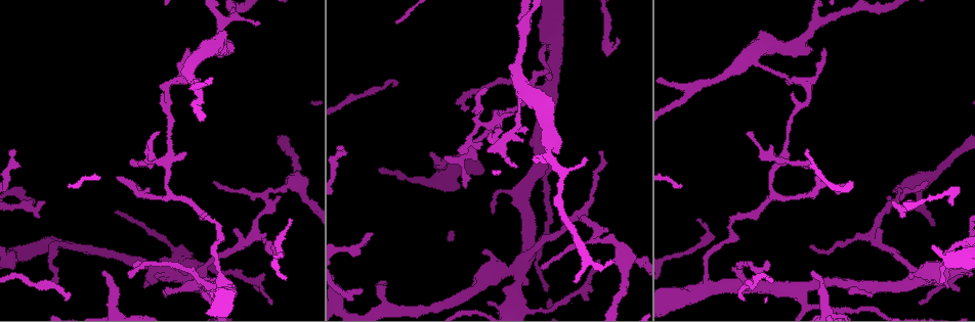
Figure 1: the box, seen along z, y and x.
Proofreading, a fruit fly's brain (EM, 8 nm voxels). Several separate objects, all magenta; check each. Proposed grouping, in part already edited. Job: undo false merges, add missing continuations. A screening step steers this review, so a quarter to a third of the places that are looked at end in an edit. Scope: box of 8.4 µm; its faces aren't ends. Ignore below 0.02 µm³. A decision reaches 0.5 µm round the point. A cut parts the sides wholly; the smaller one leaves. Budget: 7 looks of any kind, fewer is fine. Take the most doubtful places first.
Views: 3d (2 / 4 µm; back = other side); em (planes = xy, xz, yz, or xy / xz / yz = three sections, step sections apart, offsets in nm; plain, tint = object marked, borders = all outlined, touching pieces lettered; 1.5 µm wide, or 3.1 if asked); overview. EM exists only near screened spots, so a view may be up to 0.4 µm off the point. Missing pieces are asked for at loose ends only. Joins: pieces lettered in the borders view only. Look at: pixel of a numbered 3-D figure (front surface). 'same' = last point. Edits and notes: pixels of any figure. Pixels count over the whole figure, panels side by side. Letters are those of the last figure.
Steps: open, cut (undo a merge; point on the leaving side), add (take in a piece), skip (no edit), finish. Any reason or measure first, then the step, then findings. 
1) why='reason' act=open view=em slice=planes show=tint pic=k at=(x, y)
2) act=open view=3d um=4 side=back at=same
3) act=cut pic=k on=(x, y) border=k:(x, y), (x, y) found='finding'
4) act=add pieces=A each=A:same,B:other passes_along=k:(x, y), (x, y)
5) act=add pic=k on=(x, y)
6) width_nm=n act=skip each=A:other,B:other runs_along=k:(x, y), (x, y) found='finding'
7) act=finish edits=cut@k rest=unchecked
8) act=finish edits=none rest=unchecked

why='branch stops here' act=open view=em slice=planes show=borders pic=1 at=(429, 153)

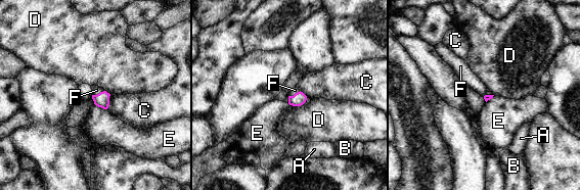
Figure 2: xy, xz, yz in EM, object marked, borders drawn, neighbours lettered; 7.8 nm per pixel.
act=add pieces=F each=A:other,B:other,C:other,D:other,E:other,F:same found='it goes on there'

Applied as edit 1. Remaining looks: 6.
why='free end' act=open view=3d um=4 pic=1 at=(258, 22)

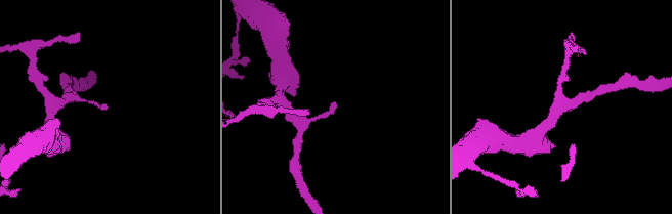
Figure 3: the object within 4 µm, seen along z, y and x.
act=open view=em slice=xz step=4 show=borders pic=3 at=(334, 103)

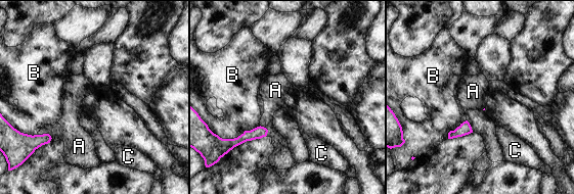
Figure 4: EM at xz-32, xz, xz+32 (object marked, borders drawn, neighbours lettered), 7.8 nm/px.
act=skip each=A:other,B:other,C:other border=4:(37, 134), (48, 134), (52, 138) found='none of them fits'

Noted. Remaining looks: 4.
why='thin end' act=open view=3d um=4 pic=1 at=(466, 187)

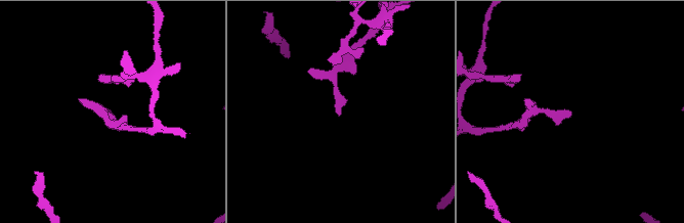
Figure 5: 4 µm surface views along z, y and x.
why='now the EM' act=open view=em slice=planes show=plain pic=5 at=(110, 111)

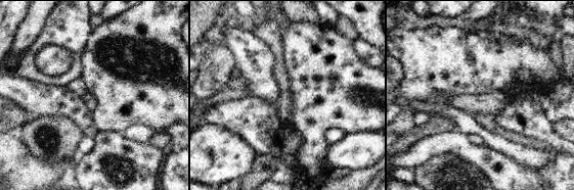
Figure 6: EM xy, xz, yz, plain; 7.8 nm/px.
why='what lies round it' act=open view=em slice=planes show=borders at=same

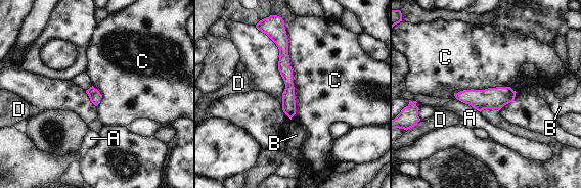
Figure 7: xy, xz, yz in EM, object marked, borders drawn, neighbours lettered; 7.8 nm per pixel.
width_nm=90 act=skip each=A:other,B:other,C:other,D:other runs_along=7:(280, 32), (291, 113) found='no lettered piece goes on from it'

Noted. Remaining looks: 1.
act=finish edits=add@2 rest=unchecked

